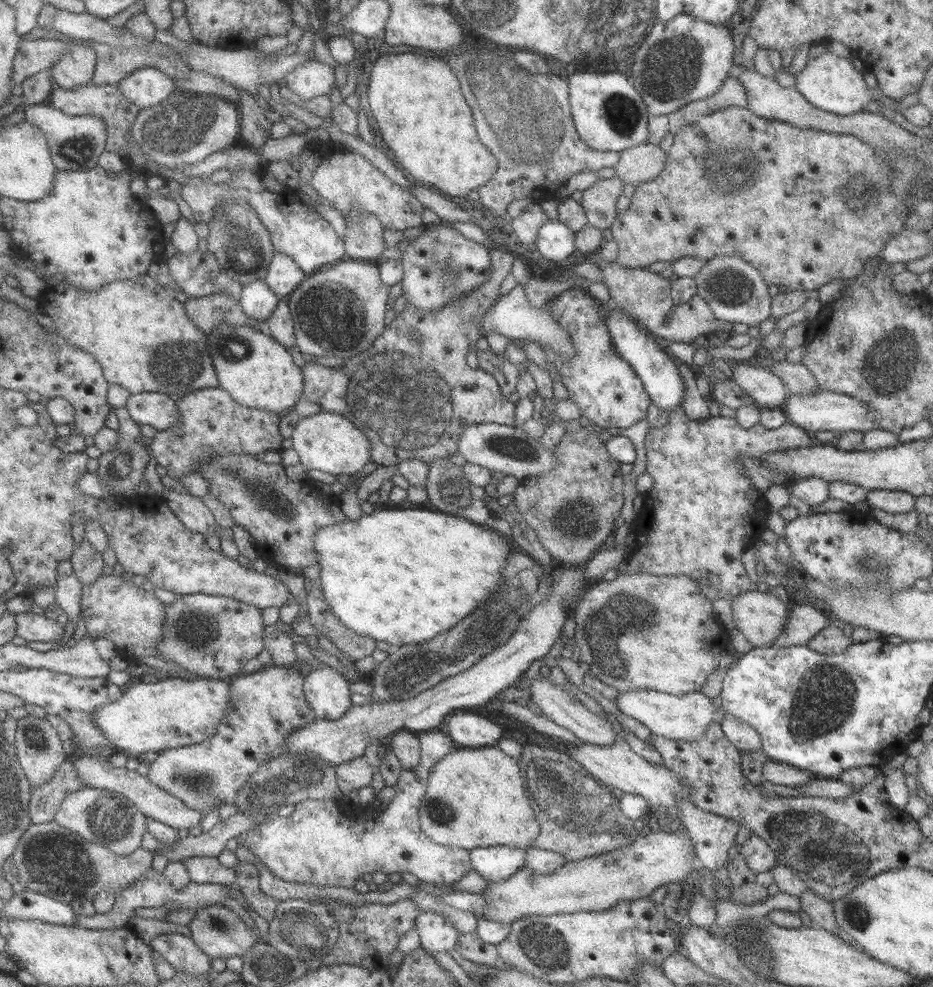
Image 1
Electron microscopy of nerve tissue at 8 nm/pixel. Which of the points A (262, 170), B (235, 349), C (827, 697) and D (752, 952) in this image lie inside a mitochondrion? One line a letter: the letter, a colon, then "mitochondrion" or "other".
A: other
B: mitochondrion
C: mitochondrion
D: mitochondrion

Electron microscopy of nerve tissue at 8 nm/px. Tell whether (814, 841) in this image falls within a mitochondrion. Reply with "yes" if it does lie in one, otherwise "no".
yes

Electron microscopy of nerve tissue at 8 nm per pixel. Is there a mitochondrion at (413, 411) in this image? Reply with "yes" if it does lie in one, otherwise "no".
yes

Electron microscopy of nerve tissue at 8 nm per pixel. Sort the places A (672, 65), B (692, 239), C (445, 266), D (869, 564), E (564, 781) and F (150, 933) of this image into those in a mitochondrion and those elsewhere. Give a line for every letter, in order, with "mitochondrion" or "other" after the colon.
A: mitochondrion
B: other
C: mitochondrion
D: mitochondrion
E: mitochondrion
F: other

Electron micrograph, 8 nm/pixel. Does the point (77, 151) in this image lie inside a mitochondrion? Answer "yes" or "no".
yes

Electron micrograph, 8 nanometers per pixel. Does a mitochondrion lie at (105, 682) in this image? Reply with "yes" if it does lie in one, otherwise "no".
no

